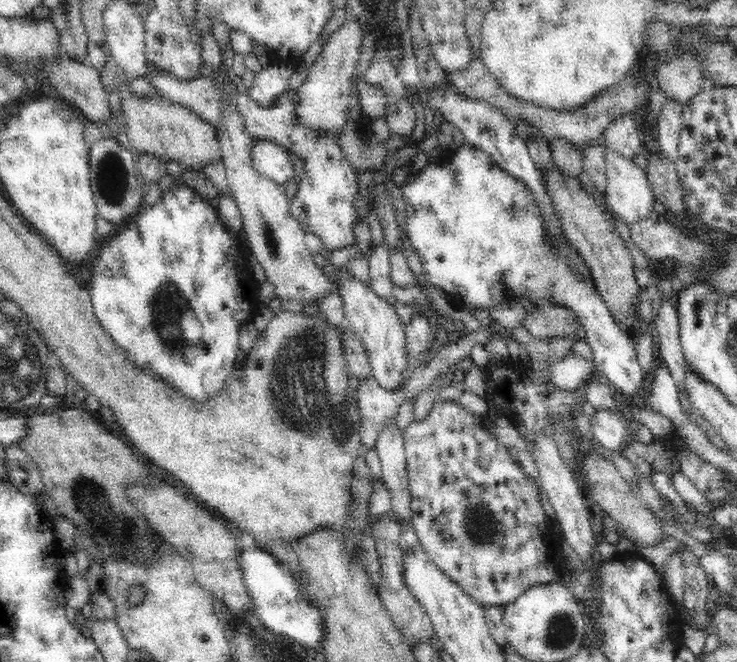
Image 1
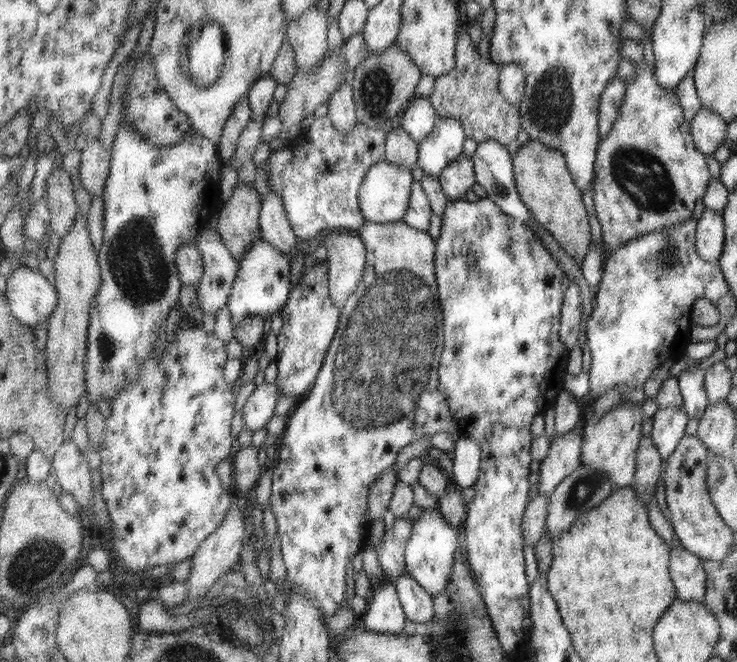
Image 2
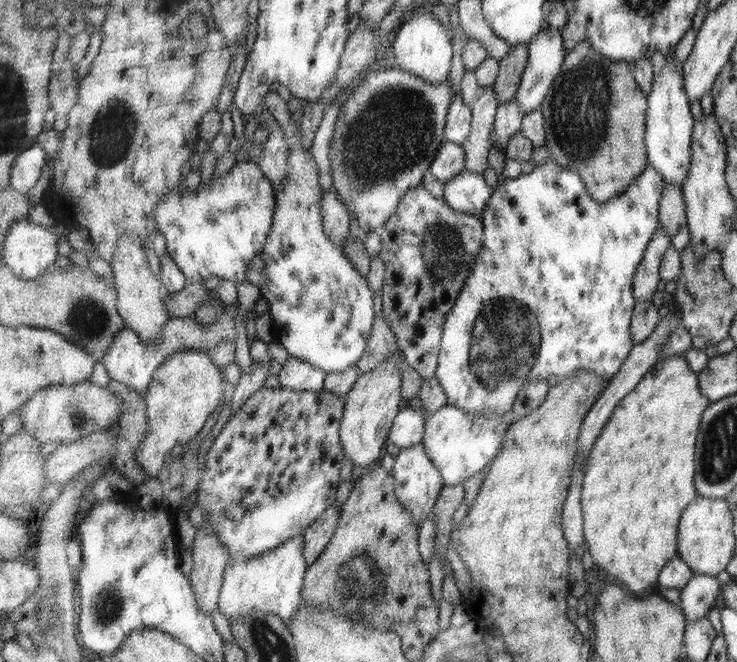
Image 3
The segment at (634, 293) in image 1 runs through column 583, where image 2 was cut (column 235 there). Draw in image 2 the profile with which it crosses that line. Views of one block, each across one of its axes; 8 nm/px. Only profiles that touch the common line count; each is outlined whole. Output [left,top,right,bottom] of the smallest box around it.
[216,182,262,262]

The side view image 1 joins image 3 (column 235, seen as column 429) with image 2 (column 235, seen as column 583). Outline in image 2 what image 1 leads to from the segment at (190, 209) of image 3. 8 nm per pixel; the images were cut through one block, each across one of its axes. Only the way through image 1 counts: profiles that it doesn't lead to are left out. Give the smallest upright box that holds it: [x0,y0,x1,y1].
[227,237,292,324]

